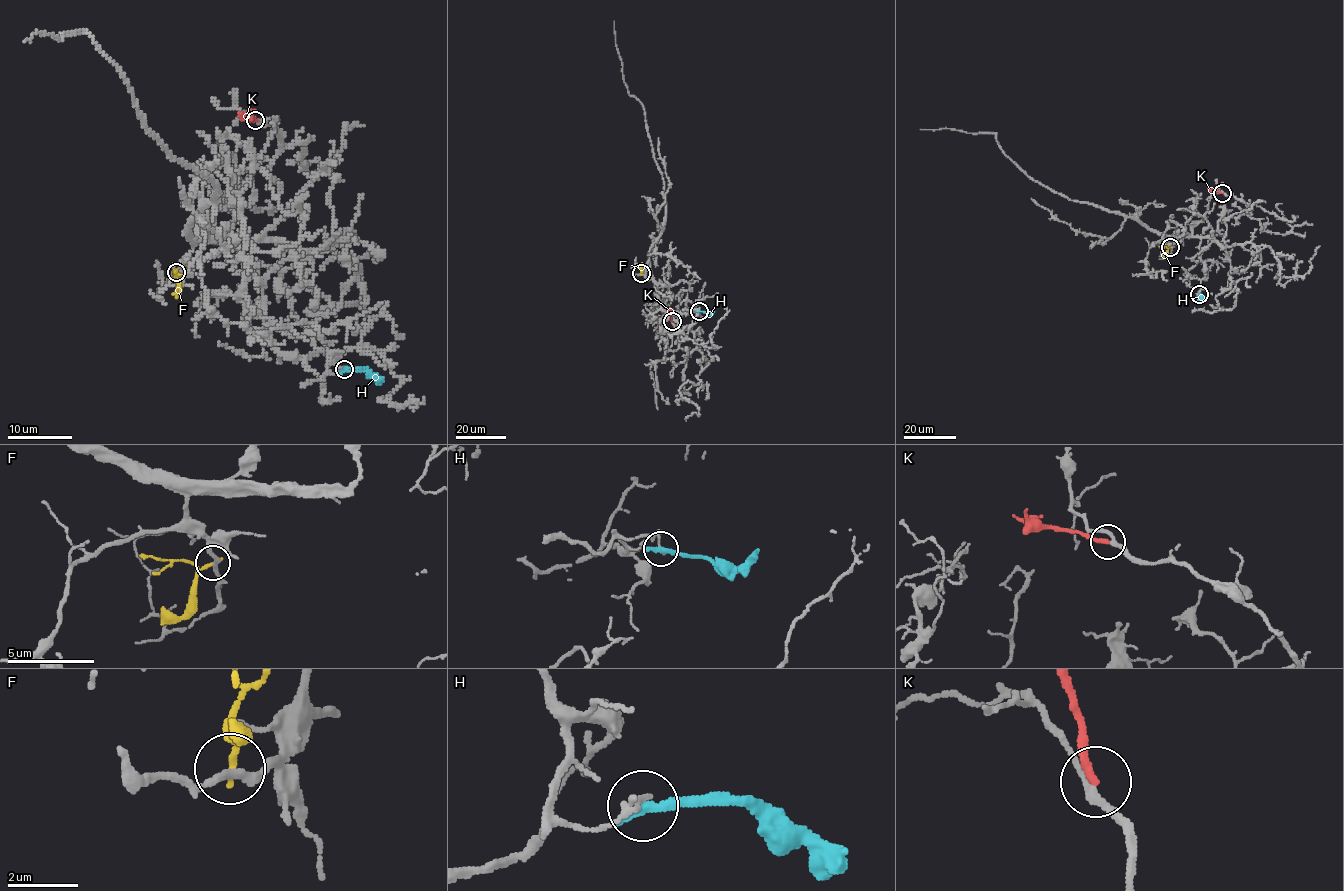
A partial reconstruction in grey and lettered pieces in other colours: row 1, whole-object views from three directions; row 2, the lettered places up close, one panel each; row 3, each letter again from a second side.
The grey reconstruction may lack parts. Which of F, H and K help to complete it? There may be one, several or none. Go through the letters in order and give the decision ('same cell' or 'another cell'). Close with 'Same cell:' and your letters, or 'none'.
F: another cell
H: another cell
K: same cell
Same cell: K

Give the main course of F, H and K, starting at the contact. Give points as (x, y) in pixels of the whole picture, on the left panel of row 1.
F: (175, 272), (179, 287), (175, 296)
H: (344, 370), (367, 371), (381, 378)
K: (255, 120), (242, 114)

